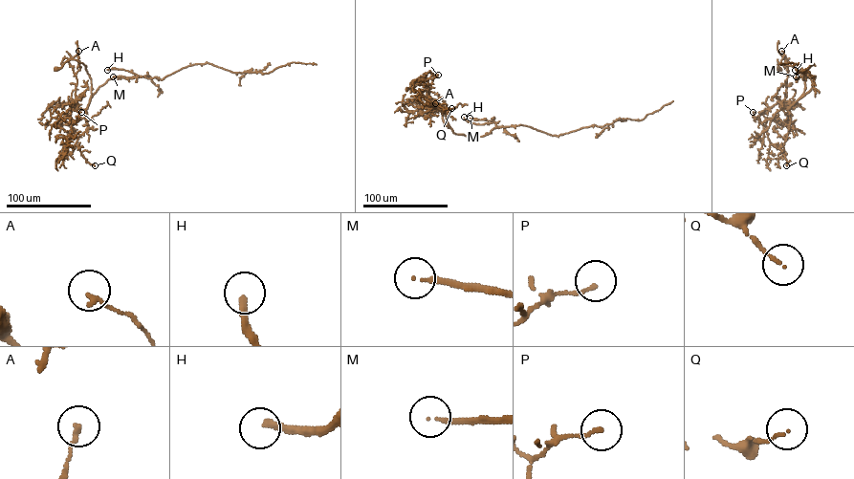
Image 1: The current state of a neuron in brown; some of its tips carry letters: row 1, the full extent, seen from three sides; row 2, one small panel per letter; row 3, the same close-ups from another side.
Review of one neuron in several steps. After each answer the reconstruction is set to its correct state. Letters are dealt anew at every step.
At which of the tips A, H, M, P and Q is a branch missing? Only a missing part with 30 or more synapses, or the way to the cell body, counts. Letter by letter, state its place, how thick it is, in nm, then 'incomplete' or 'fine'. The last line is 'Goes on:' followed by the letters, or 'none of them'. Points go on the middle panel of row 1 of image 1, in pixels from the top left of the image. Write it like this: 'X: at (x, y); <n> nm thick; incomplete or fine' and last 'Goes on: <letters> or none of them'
A: at (435, 103); 180 nm thick; fine
H: at (464, 117); 260 nm thick; incomplete
M: at (470, 118); 110 nm thick; incomplete
P: at (438, 75); 130 nm thick; fine
Q: at (451, 108); 90 nm thick; fine
Goes on: H, M

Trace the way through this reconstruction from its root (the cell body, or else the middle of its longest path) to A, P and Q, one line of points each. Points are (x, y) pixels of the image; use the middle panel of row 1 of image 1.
A: (413, 100), (436, 100), (444, 123), (448, 127), (444, 111), (433, 105), (431, 108), (437, 109), (435, 103)
P: (413, 100), (436, 100), (444, 123), (448, 127), (444, 111), (431, 105), (426, 97), (433, 78), (438, 75)
Q: (413, 100), (436, 100), (448, 127), (445, 111), (432, 105), (436, 101), (443, 108), (451, 108)

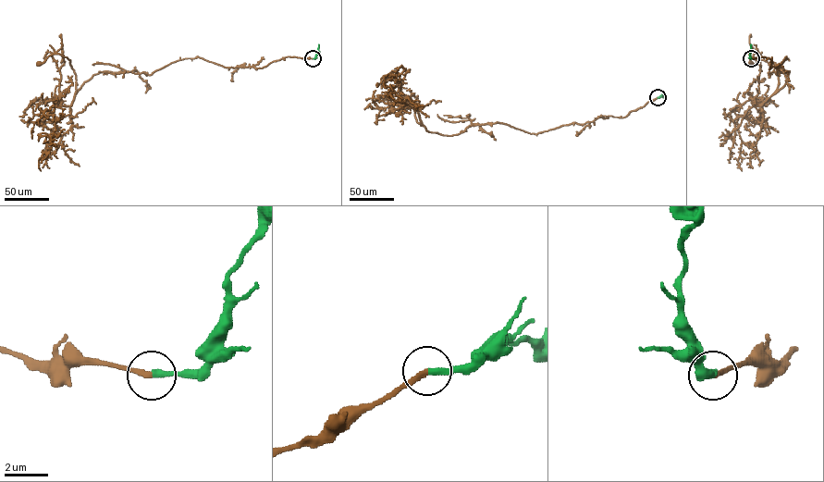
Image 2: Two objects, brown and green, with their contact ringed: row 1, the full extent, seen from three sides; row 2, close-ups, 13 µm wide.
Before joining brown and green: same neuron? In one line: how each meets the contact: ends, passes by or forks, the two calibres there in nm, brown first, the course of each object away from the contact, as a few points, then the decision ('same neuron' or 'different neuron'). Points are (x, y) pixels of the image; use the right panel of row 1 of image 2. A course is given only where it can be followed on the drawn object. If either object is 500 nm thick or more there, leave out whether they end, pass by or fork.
brown ends; green ends; calibres 240 and 280 nm; course brown (751, 58), (788, 58), (785, 84), (773, 93), (777, 70), (751, 63); course green (751, 58), (751, 44); same neuron

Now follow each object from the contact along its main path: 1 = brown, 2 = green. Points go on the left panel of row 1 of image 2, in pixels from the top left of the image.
1: (313, 58), (256, 67), (185, 58), (150, 75), (99, 72), (75, 93), (69, 59), (53, 54), (39, 63)
2: (313, 58), (318, 44)

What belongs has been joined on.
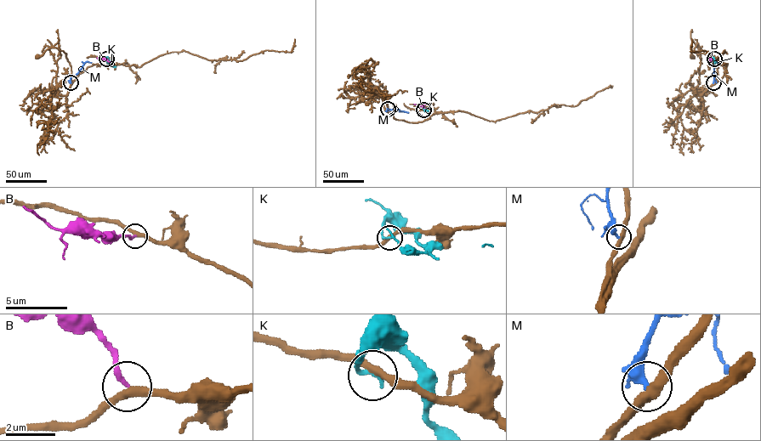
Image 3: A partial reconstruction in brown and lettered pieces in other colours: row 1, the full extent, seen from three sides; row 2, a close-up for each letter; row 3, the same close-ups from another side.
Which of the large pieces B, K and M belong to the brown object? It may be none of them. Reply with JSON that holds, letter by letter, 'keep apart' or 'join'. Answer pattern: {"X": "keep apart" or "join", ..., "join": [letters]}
{"B": "join", "K": "keep apart", "M": "keep apart", "join": ["B"]}

